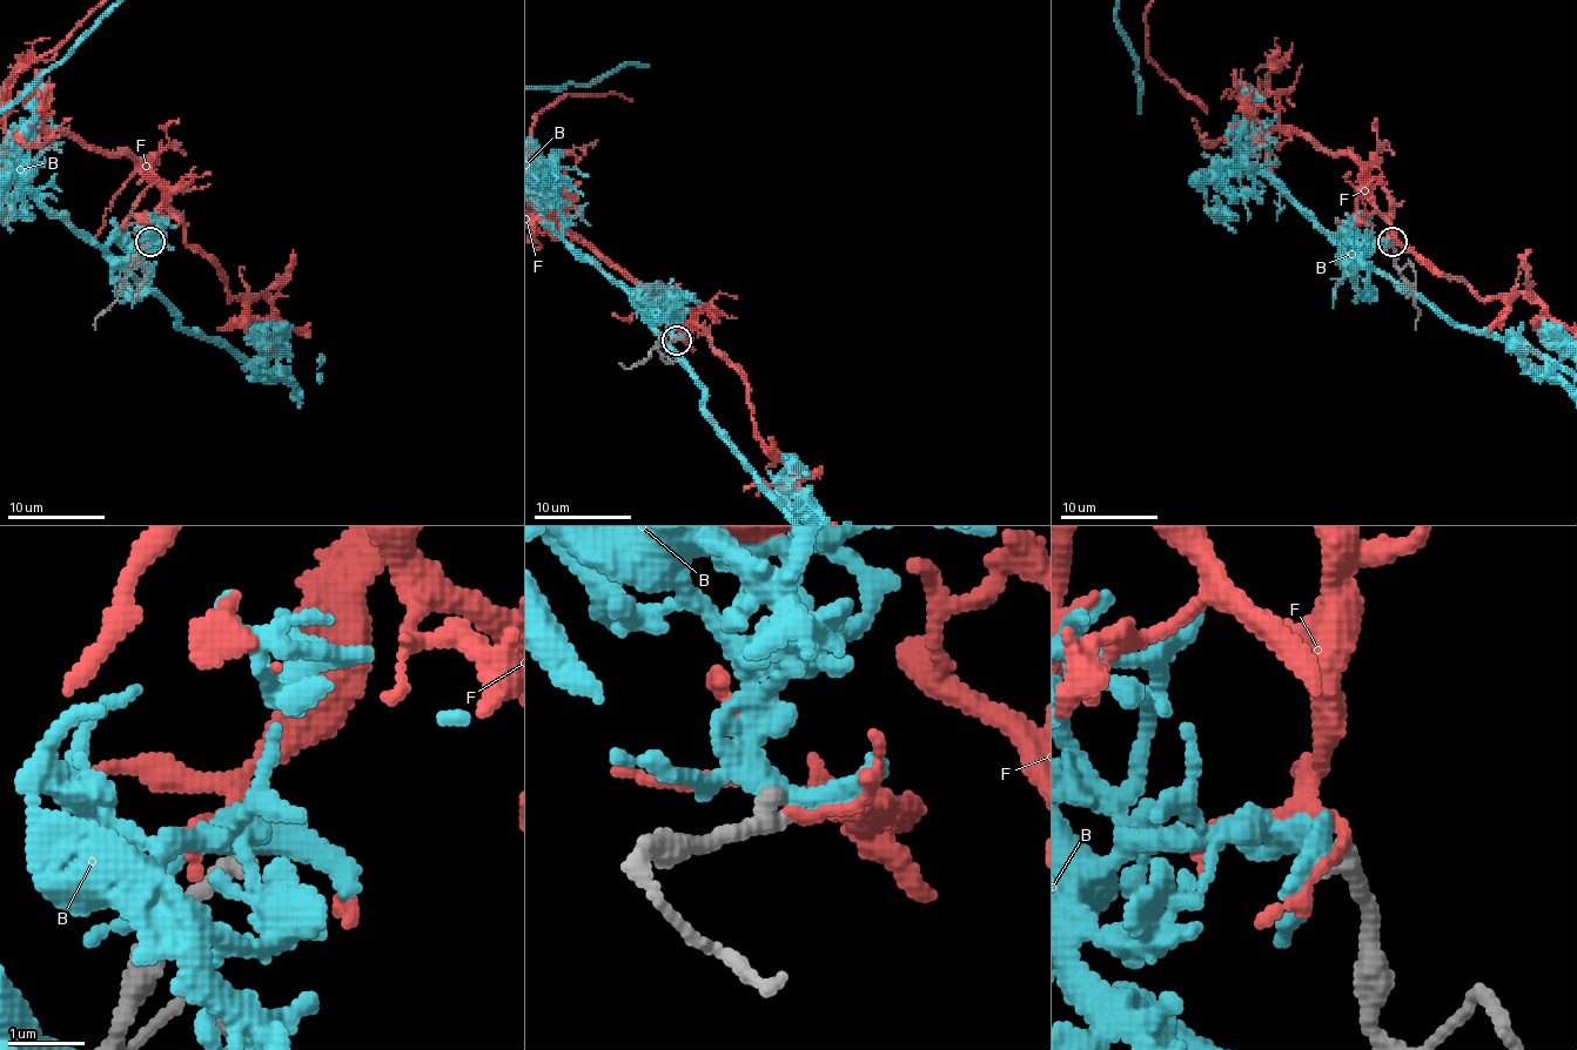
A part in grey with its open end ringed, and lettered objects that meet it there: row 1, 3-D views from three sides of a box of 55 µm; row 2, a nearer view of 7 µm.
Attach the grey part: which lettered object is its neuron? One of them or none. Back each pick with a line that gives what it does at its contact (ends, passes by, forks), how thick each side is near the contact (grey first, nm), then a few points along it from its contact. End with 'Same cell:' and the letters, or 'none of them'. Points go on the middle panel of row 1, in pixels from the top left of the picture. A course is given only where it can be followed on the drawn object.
Same cell: none of them

